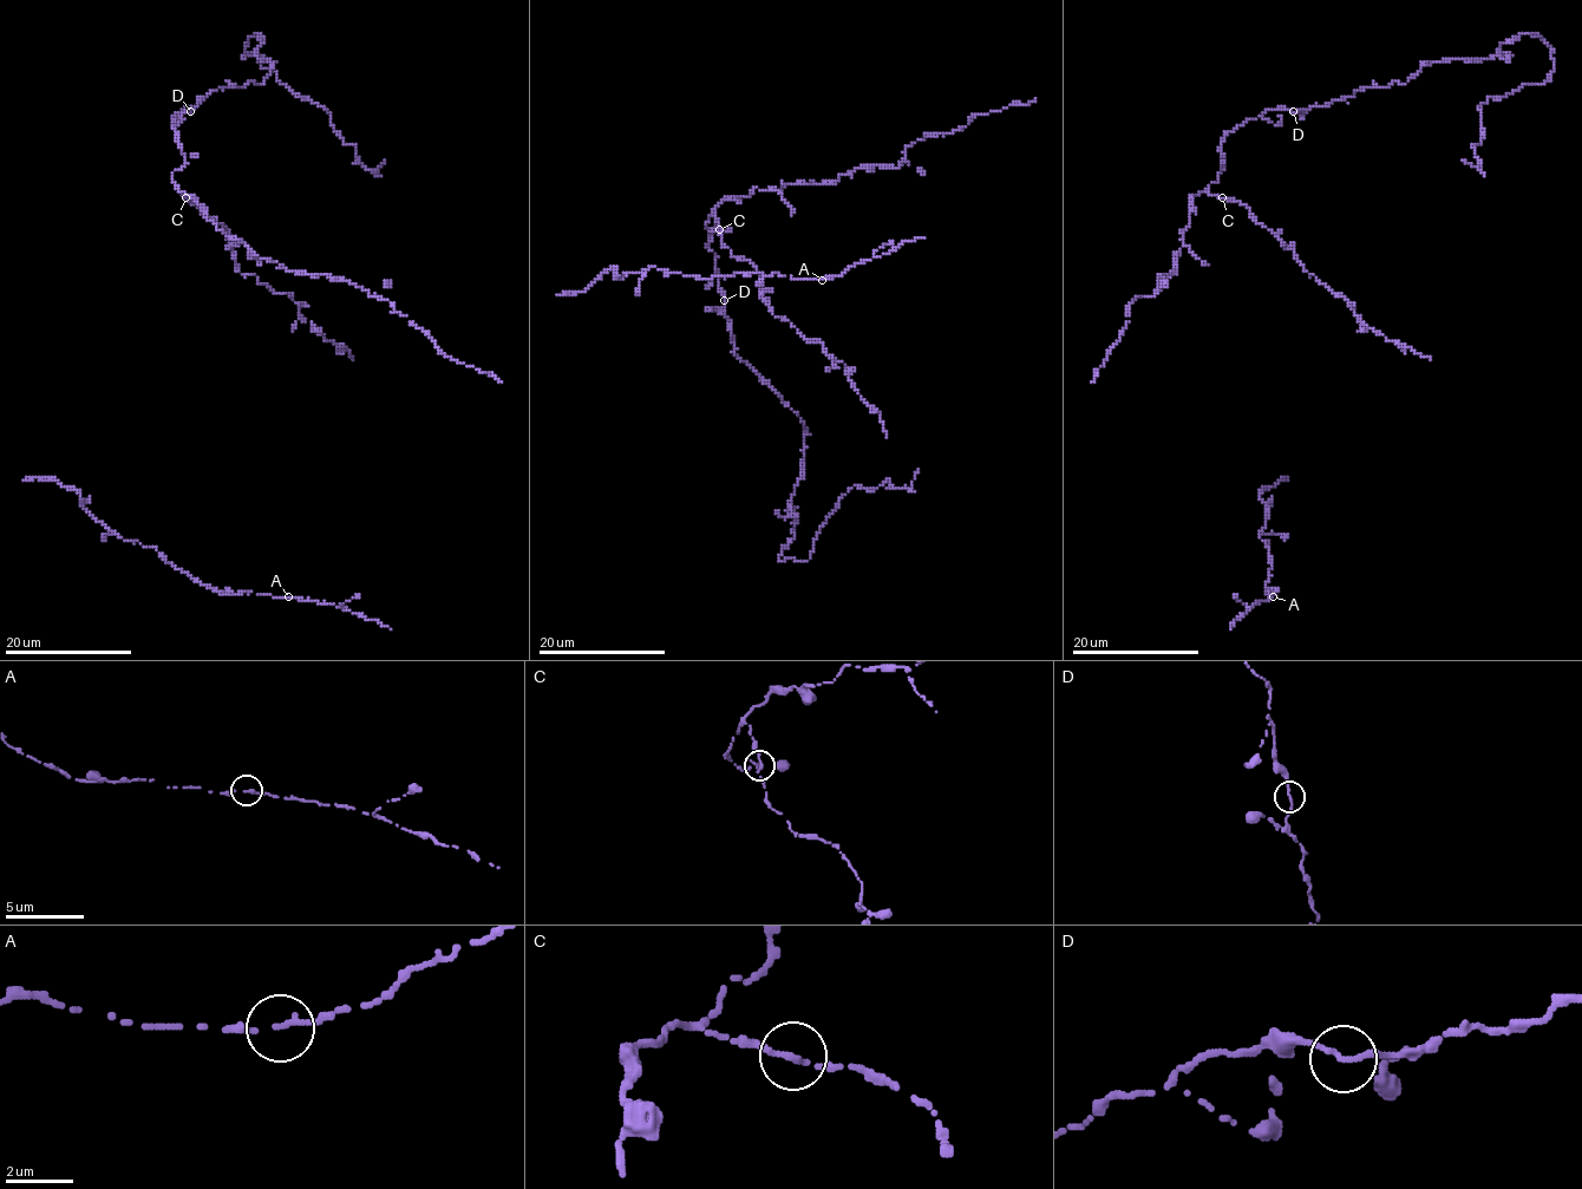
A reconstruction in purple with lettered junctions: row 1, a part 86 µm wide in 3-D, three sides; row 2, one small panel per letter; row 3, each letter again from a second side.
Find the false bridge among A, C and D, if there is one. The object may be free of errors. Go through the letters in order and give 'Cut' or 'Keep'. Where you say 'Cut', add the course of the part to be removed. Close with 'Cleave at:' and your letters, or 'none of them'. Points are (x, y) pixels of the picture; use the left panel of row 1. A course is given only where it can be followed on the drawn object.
A: Keep
C: Keep
D: Keep
Cleave at: none of them

